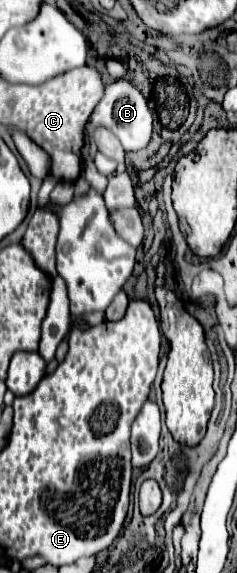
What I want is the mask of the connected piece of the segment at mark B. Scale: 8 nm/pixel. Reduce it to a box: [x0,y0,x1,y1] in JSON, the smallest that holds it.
[86,79,152,151]

